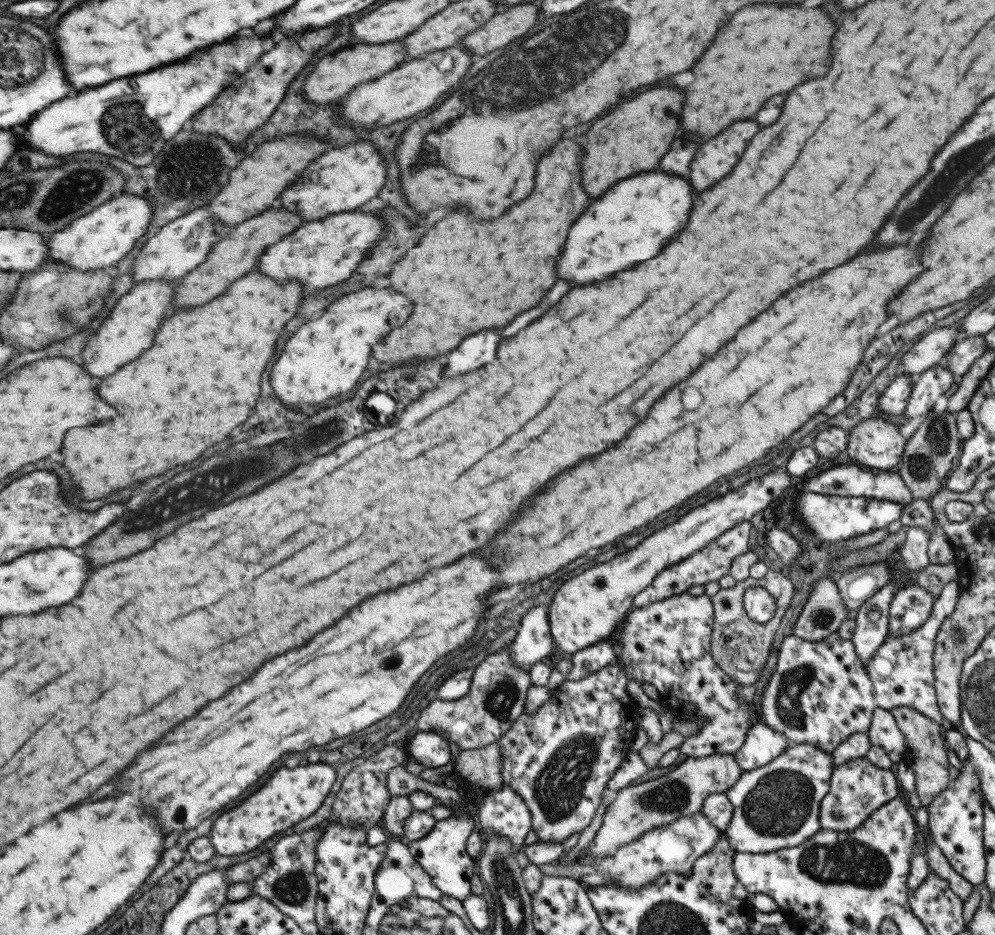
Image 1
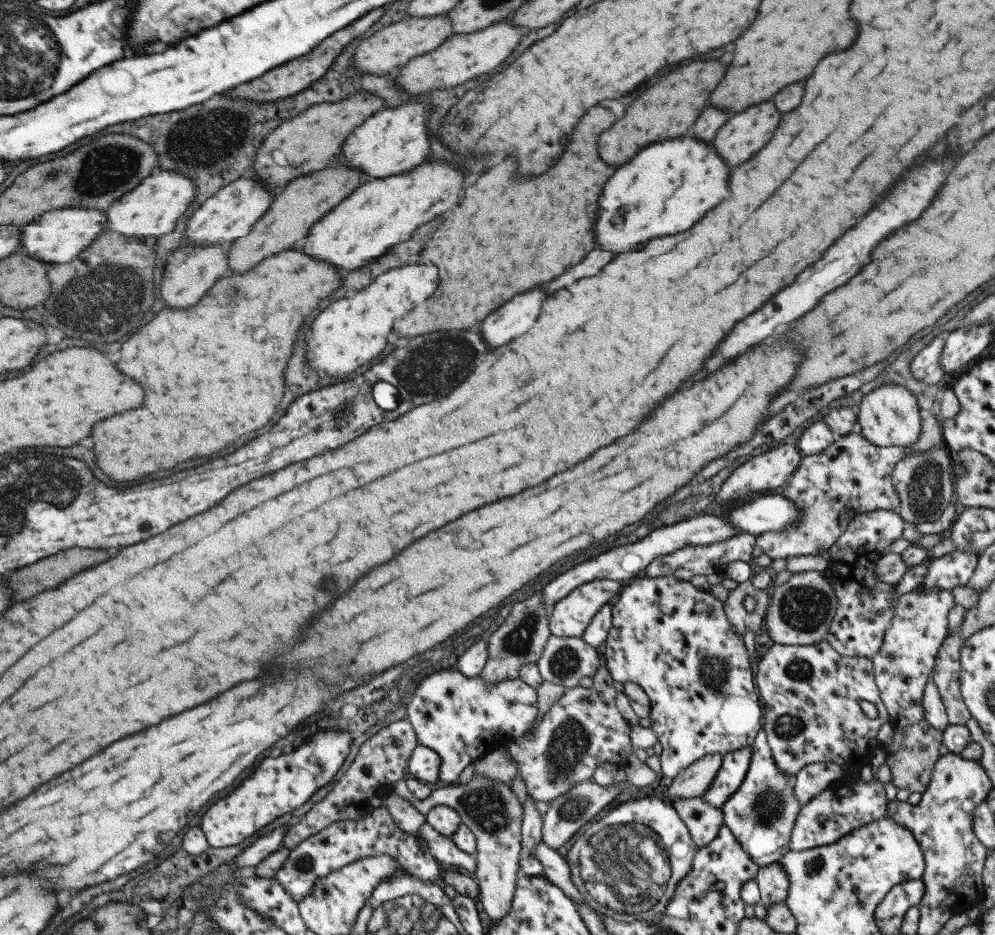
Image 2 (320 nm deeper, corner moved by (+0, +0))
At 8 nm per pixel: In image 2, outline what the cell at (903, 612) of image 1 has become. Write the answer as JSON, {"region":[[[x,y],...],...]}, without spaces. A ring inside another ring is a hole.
{"region":[[[953,550],[940,558],[928,561],[925,577],[915,592],[925,592],[931,588],[951,590],[964,586],[975,572],[978,554]]]}

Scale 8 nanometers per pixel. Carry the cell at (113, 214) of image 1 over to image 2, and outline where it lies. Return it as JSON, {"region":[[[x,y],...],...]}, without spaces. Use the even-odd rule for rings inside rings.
{"region":[[[158,169],[146,176],[141,182],[119,197],[114,204],[105,210],[106,224],[104,230],[114,230],[127,238],[154,240],[162,234],[170,233],[176,228],[176,221],[188,208],[195,197],[195,184],[191,178],[171,172],[169,169]]]}

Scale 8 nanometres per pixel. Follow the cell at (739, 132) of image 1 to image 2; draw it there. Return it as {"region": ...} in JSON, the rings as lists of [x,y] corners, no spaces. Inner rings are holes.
{"region":[[[773,102],[753,104],[751,108],[731,116],[717,130],[712,145],[727,164],[741,164],[771,138],[777,122],[779,112]]]}

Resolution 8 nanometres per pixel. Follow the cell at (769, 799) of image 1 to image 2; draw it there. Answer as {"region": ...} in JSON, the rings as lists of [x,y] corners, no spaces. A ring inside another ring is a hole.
{"region":[[[758,730],[750,744],[751,758],[749,766],[739,788],[721,805],[724,826],[731,831],[747,856],[759,867],[778,862],[788,851],[790,832],[793,828],[800,802],[793,796],[791,778],[778,770],[773,762],[770,748],[766,743],[766,734]]]}

